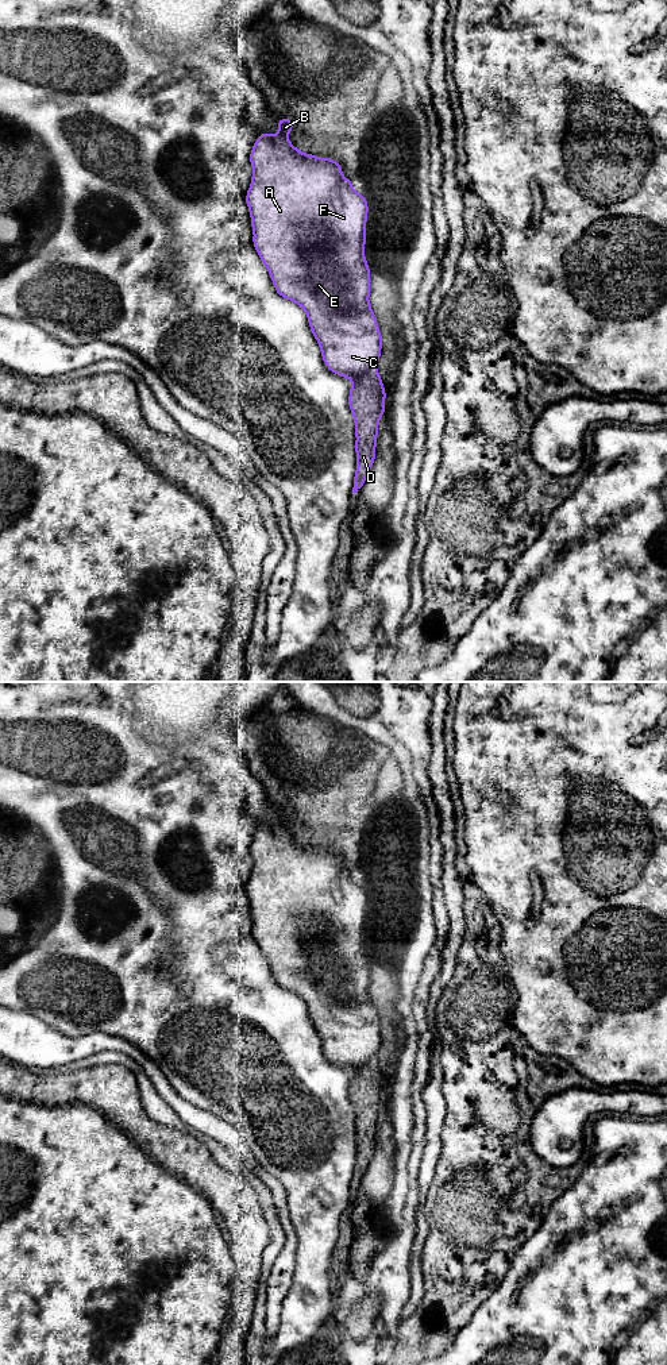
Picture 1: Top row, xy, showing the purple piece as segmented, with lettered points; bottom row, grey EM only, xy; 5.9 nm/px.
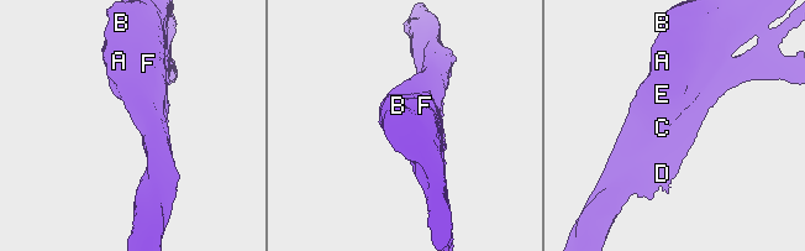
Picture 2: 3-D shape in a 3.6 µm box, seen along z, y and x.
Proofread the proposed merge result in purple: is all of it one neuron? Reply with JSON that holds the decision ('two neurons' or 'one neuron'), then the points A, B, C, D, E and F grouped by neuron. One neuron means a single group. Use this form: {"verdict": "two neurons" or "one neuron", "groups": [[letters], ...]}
{"verdict": "two neurons", "groups": [["A", "B", "C", "E", "F"], ["D"]]}

